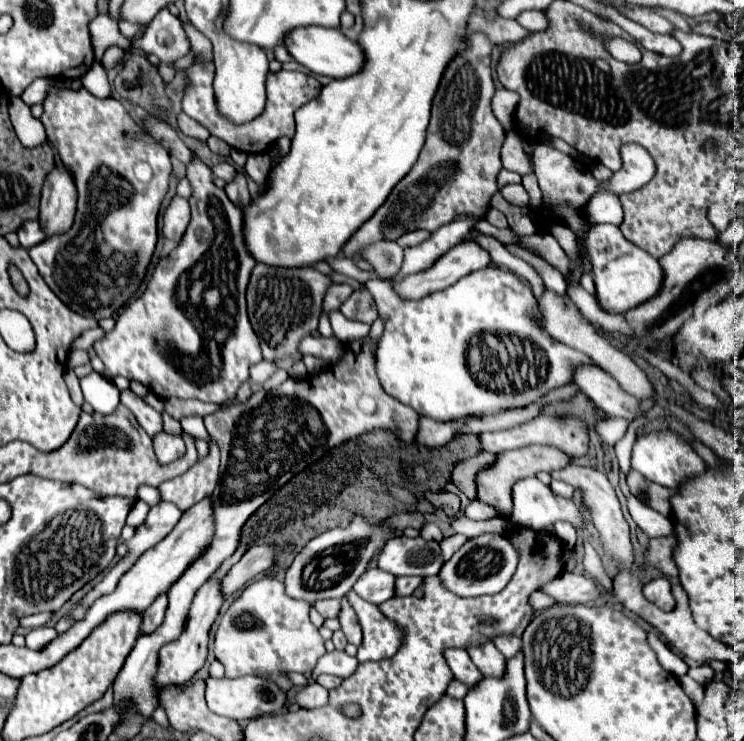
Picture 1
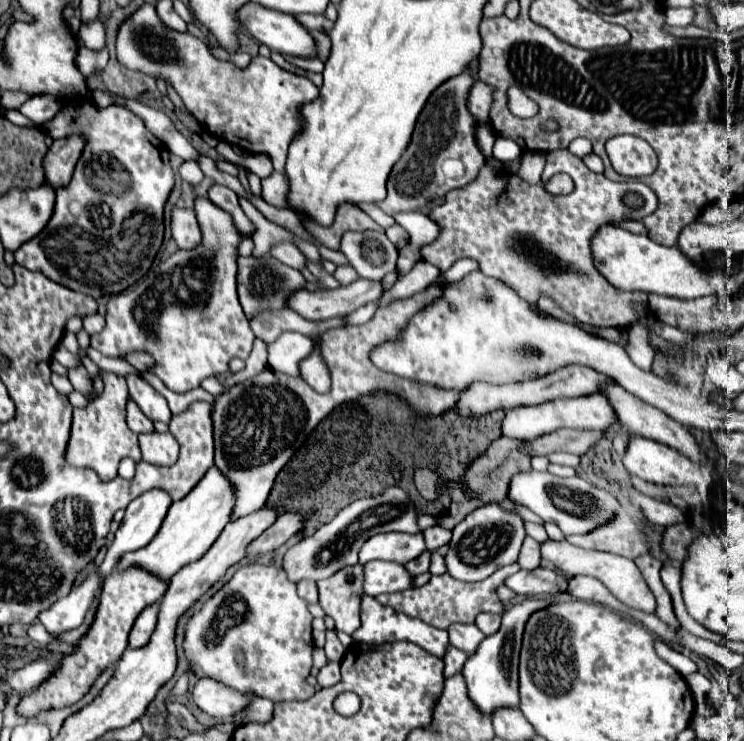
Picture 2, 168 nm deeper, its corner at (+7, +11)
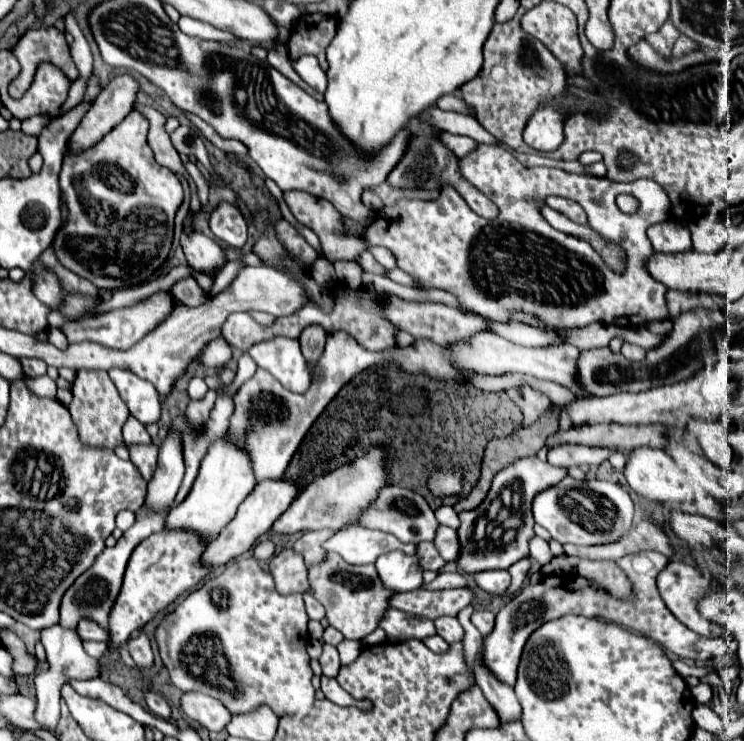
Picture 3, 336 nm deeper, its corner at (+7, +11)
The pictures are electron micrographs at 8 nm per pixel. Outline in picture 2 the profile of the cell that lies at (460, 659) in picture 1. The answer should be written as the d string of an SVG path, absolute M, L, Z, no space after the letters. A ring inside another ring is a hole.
M363 595L361 597L361 627L353 633L353 639L357 643L365 643L365 645L383 645L383 643L393 643L393 641L411 641L419 647L423 647L425 651L429 651L435 657L445 657L449 643L449 637L443 629L431 627L427 623L423 623L421 619L413 619L407 617L403 613L397 613L395 609L381 605L375 597L371 595Z

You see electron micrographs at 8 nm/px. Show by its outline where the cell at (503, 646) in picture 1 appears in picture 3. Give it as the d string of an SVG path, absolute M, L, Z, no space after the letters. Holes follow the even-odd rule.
M477 609L473 611L471 615L471 623L481 631L483 637L487 637L491 631L493 631L493 625L495 625L495 615L487 609Z

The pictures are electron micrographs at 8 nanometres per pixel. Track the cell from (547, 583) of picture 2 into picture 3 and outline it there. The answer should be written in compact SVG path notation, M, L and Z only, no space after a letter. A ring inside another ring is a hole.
M481 571L481 573L473 573L473 581L485 593L501 595L509 587L511 577L507 571Z

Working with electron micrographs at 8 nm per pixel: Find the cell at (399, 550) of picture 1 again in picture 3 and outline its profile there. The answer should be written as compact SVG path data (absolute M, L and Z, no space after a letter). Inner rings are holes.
M363 527L341 529L333 533L321 547L325 551L333 551L341 555L351 565L373 563L381 553L389 553L393 549L399 549L407 555L415 555L415 549L417 549L417 545L401 543L397 537L385 531L363 529Z

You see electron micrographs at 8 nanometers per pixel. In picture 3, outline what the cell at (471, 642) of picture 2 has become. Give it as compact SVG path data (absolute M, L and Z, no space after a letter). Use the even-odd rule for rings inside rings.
M437 617L433 623L437 629L437 635L443 637L447 643L455 643L463 639L463 627L459 625L457 617Z

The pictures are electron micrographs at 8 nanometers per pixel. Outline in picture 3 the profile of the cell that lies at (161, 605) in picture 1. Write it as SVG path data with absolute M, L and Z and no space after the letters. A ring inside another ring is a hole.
M139 635L137 639L131 639L127 643L127 649L133 657L133 661L139 665L139 667L151 667L153 665L153 651L151 651L151 645L149 645L149 639L145 635Z

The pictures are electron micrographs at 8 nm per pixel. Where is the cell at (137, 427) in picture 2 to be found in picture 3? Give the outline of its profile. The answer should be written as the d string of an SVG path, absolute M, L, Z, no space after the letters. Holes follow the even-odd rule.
M129 417L123 425L123 441L125 445L149 445L151 437L145 431L143 423L139 423L135 417Z

